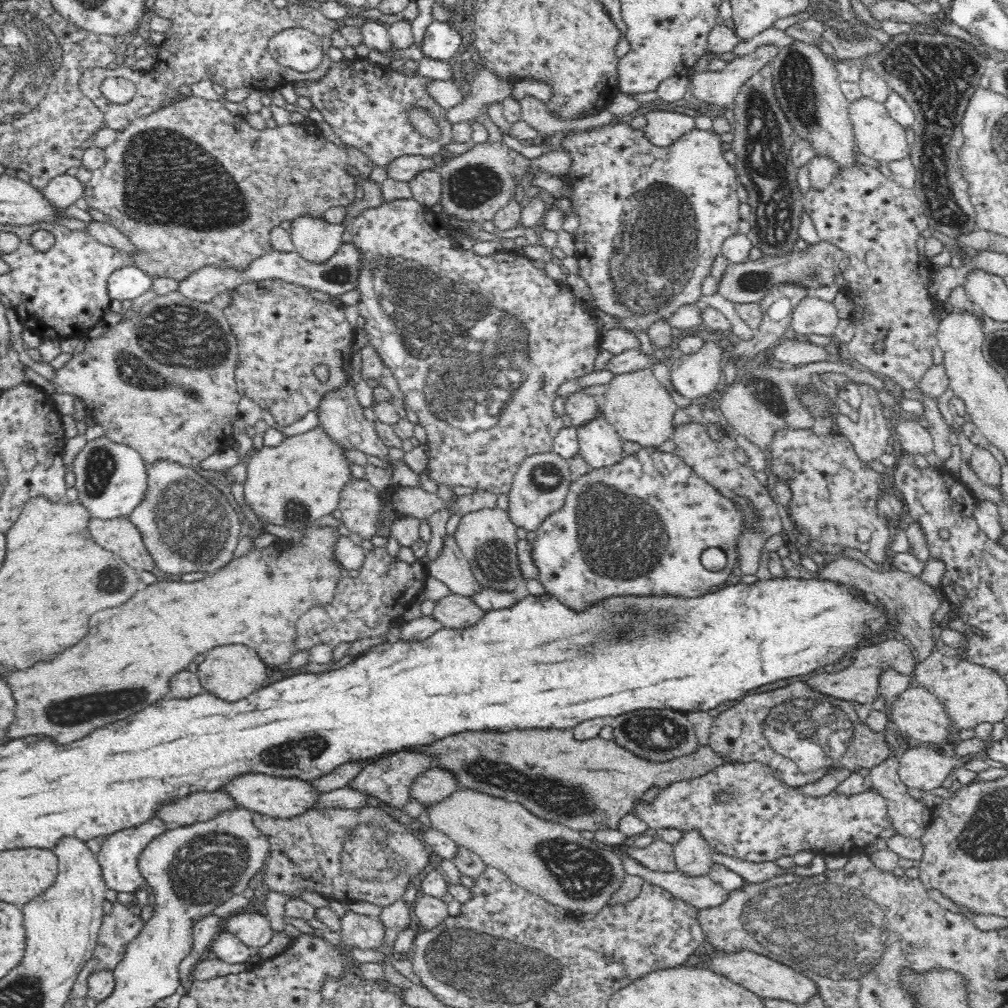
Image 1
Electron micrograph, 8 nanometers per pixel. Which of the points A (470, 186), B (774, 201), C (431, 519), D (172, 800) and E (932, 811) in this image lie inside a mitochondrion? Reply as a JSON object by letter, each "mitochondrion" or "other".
{"A":"mitochondrion","B":"mitochondrion","C":"other","D":"other","E":"other"}

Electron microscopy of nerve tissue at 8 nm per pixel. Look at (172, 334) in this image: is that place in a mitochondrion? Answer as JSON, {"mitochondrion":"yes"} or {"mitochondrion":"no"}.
{"mitochondrion":"yes"}

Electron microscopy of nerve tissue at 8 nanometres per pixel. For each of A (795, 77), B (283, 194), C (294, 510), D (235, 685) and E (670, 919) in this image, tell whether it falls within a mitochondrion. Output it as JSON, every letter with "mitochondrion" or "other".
{"A":"mitochondrion","B":"other","C":"mitochondrion","D":"other","E":"other"}

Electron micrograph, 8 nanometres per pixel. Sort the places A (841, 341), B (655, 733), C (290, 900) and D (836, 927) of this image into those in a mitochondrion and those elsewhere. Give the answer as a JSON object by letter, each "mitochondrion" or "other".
{"A":"other","B":"mitochondrion","C":"other","D":"mitochondrion"}

